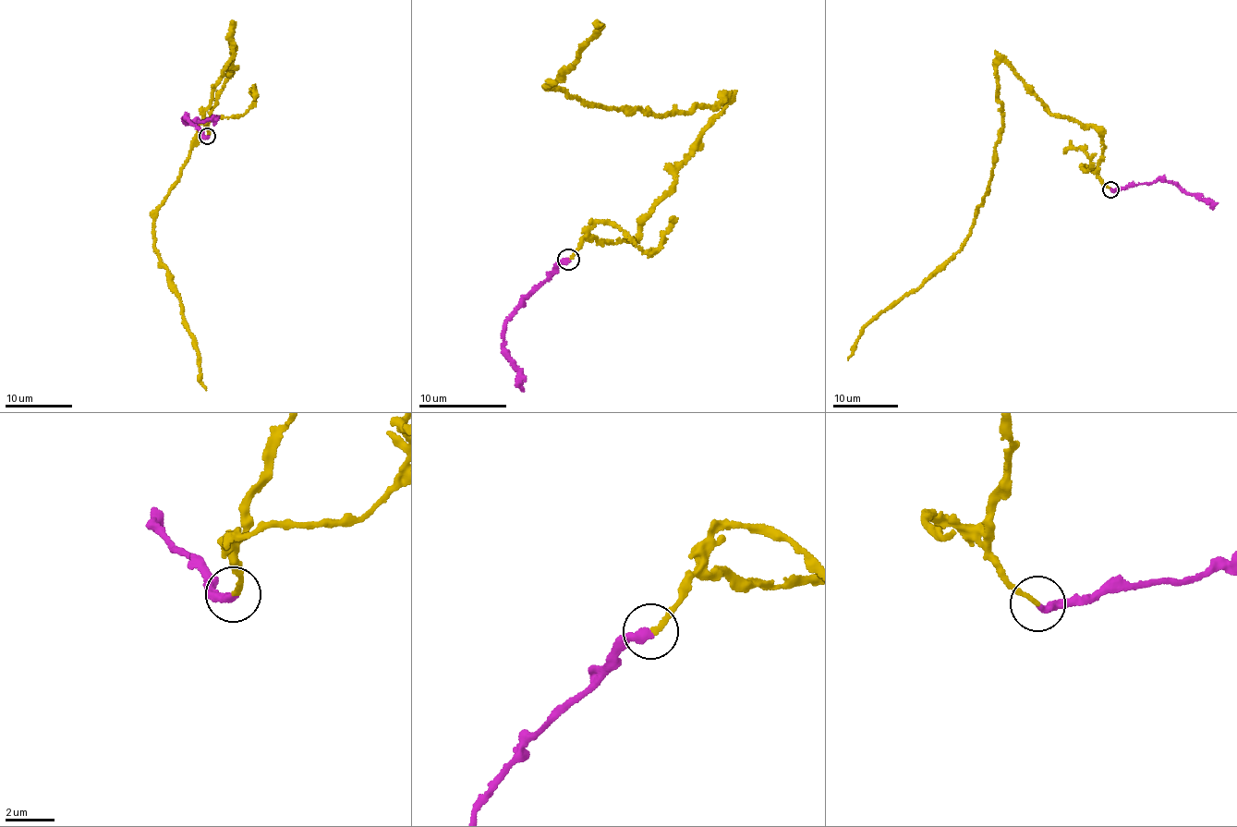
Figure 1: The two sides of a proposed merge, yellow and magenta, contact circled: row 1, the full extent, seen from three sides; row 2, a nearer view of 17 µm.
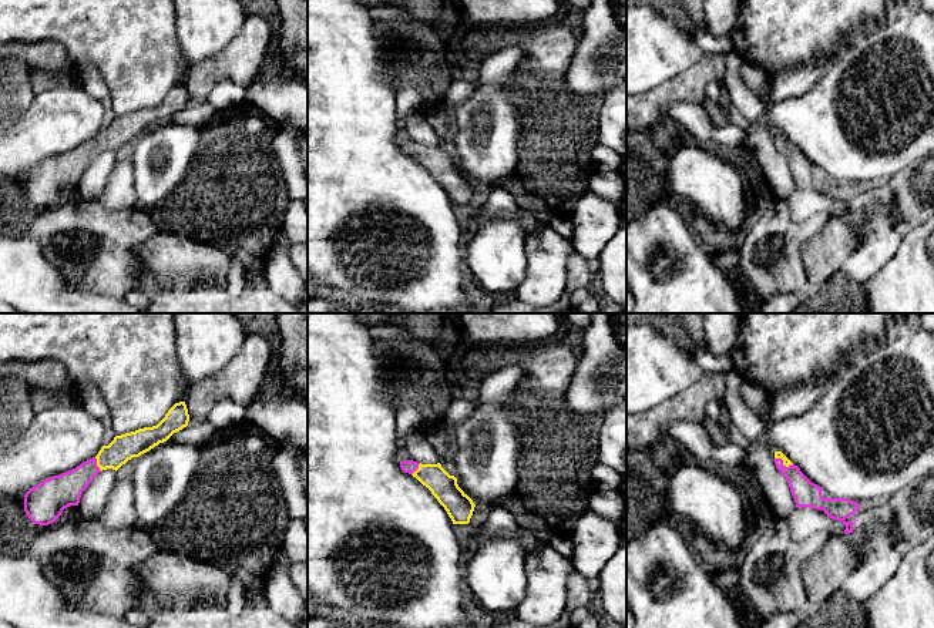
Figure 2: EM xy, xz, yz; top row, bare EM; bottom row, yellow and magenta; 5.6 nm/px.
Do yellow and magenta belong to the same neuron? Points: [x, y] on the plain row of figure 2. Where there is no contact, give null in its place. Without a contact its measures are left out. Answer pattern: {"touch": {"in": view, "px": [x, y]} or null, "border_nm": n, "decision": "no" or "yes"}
{"touch": {"in": "yz", "px": [783, 144]}, "border_nm": 110, "decision": "yes"}

